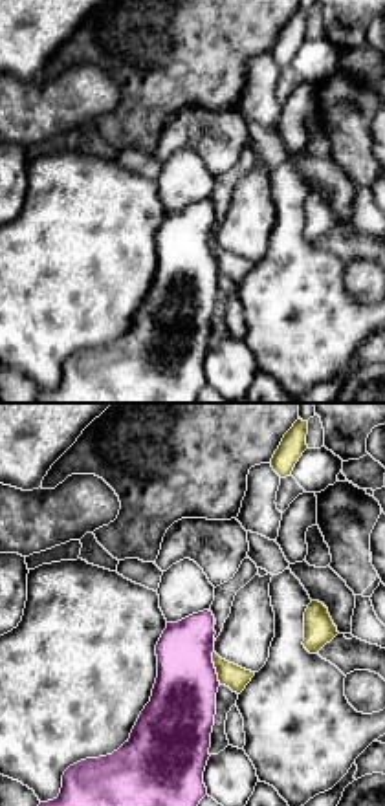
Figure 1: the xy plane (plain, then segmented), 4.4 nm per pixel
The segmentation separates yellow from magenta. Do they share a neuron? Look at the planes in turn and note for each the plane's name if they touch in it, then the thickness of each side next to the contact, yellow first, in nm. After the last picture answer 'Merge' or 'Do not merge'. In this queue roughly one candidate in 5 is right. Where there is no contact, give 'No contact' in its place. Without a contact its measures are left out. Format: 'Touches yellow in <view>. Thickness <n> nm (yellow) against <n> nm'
Touches yellow in xy. Thickness 110 nm (yellow) against 300 nm

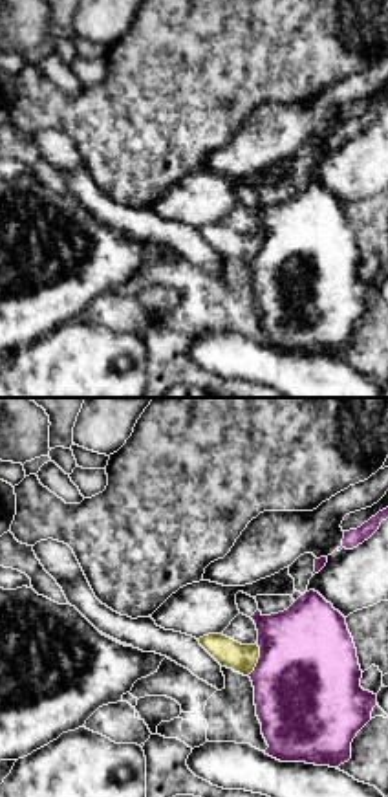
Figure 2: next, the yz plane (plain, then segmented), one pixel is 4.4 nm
Touches yellow in yz. Thickness 130 nm (yellow) against 460 nm

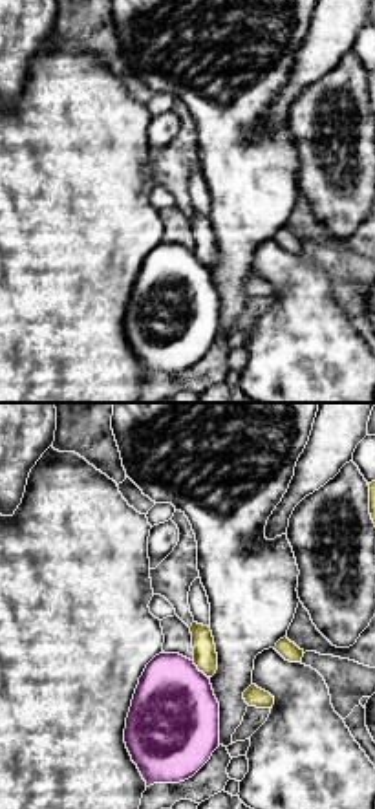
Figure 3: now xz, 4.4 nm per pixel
Touches yellow in xz. Thickness 110 nm (yellow) against 400 nm

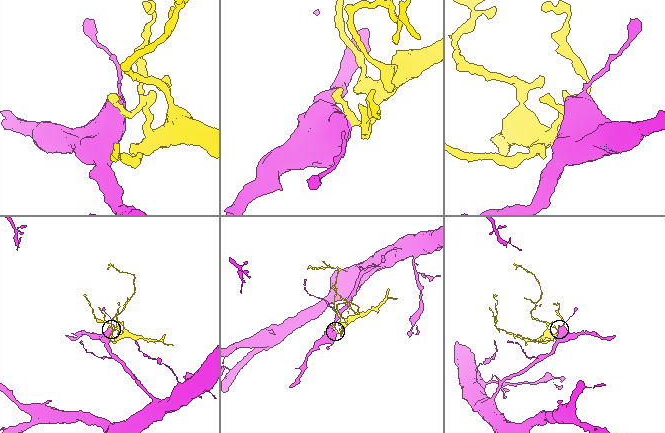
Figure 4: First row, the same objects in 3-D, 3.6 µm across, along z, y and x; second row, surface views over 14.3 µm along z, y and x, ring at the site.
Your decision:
Do not merge

